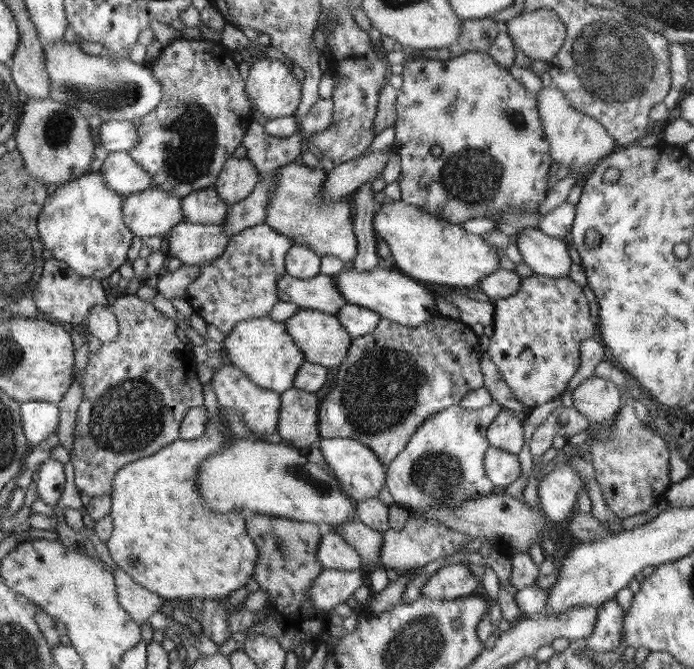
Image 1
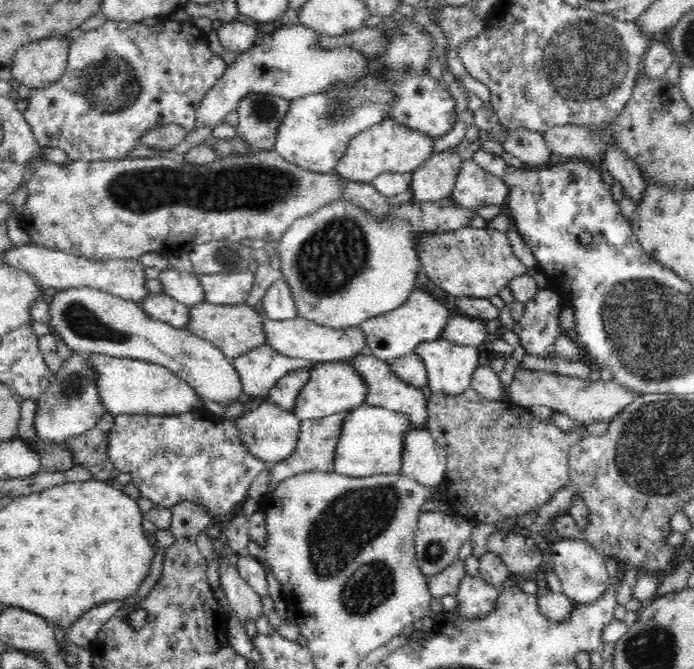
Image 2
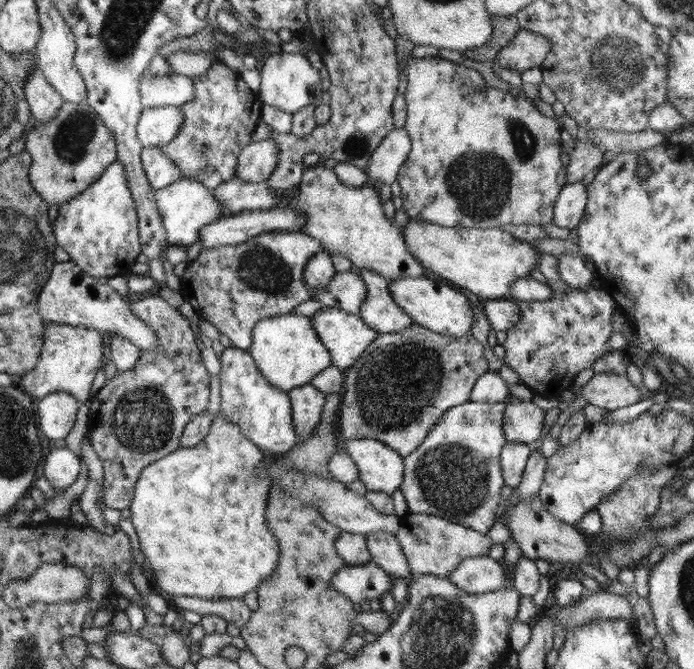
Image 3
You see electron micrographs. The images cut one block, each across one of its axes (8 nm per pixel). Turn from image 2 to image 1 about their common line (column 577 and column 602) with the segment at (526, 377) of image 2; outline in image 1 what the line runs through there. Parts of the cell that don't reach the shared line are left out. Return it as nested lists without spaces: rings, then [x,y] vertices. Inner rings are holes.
[[[593,374],[572,391],[573,407],[597,426],[615,416],[622,402],[620,389],[611,380]]]

